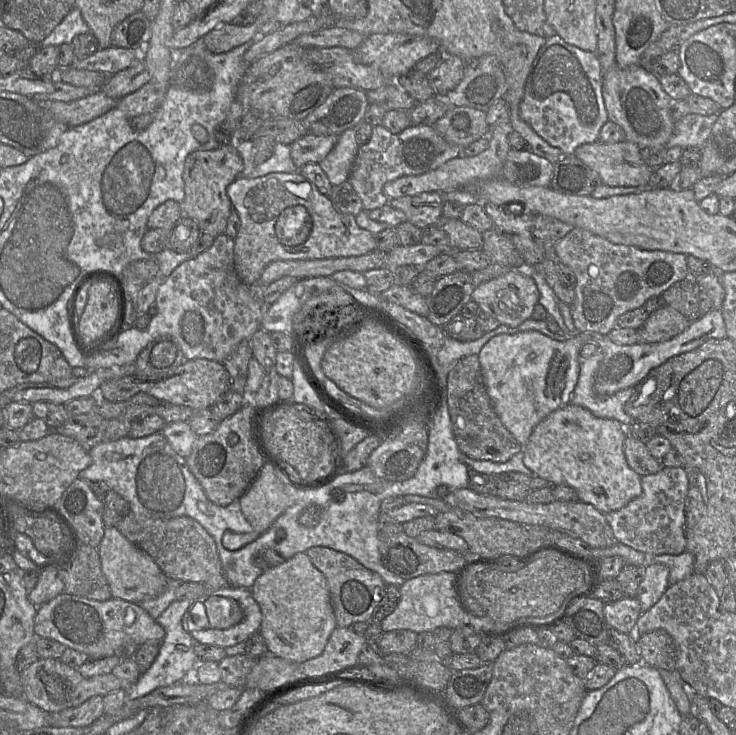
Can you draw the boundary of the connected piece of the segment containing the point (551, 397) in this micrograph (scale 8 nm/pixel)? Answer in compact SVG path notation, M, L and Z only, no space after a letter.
M538 331L501 334L488 341L478 359L492 407L505 428L524 446L535 426L553 411L570 404L579 376L579 352L585 344L599 344L603 336L596 332L576 332L565 341L551 339Z

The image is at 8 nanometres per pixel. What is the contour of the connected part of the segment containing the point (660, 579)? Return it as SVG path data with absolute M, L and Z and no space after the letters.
M651 563L646 567L645 576L636 595L641 604L642 613L660 600L669 587L668 578L669 569L667 566L660 563Z

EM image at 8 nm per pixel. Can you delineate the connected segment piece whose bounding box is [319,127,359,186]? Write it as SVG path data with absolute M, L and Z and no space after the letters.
M354 127L349 128L338 135L333 149L319 162L332 186L348 181L358 147Z

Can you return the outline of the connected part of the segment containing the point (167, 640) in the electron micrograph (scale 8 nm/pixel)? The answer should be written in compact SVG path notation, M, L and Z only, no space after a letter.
M169 579L166 589L160 595L138 603L165 629L165 637L160 643L159 653L151 667L140 674L134 685L126 688L127 700L145 696L159 687L178 684L193 678L200 660L194 651L195 640L183 624L183 616L198 598L176 600L176 589L183 583L186 582Z

